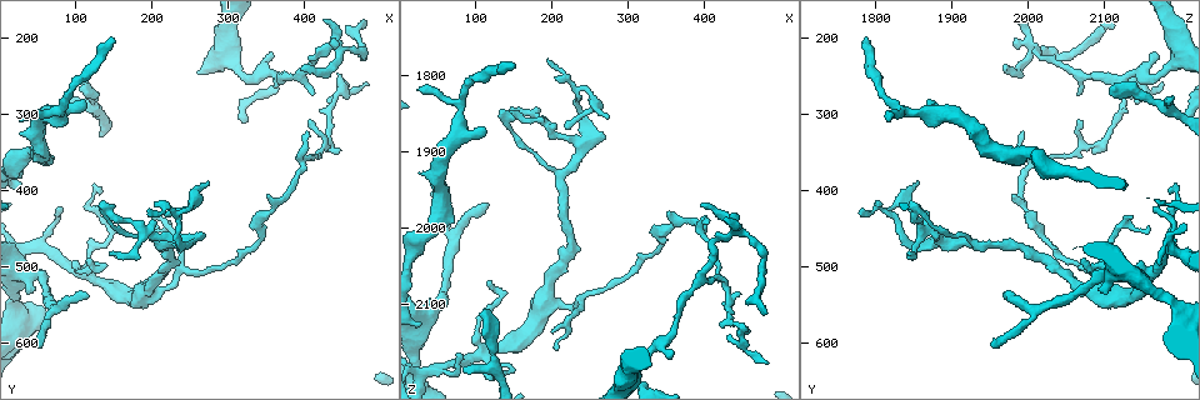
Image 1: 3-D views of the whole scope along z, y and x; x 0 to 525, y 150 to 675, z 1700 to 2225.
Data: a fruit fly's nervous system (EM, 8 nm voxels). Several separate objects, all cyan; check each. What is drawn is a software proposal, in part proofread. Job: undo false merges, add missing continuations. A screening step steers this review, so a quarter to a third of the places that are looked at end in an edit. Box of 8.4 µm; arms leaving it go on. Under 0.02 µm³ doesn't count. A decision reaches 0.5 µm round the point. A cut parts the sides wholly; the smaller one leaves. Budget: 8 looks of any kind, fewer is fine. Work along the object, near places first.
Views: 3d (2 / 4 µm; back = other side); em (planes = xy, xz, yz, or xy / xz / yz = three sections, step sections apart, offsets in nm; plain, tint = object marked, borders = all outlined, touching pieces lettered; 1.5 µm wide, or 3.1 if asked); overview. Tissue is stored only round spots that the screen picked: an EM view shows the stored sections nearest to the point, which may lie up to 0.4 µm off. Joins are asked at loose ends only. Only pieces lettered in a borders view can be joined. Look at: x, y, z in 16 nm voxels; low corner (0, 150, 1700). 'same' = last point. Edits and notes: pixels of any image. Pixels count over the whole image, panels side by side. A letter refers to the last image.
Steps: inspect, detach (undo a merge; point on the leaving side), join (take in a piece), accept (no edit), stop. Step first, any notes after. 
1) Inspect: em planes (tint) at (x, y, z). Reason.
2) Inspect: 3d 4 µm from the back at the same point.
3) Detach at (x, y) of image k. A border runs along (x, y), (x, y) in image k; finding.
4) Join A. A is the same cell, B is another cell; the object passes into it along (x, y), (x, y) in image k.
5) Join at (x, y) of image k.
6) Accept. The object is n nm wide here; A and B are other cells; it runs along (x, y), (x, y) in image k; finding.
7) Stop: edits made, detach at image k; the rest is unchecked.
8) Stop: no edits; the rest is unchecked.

Inspect: em planes (tint) at (45, 600, 1950).

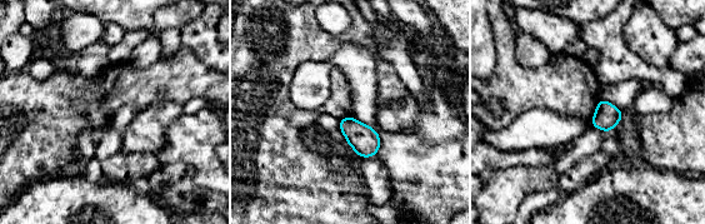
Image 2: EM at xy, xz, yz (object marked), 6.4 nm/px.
Inspect: em planes (borders) at the same point. See the neighbours.

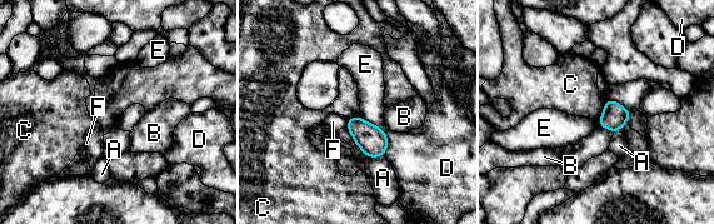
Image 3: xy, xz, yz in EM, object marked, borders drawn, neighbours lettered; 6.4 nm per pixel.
Accept. The object is 160 nm wide here; A, B, C, D, E and F are other cells; a border runs along (608, 99), (603, 113), (598, 118) in image 3; none of them fits.

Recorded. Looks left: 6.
Inspect: em yz step 8 (plain) at (135, 400, 2190). An open end.

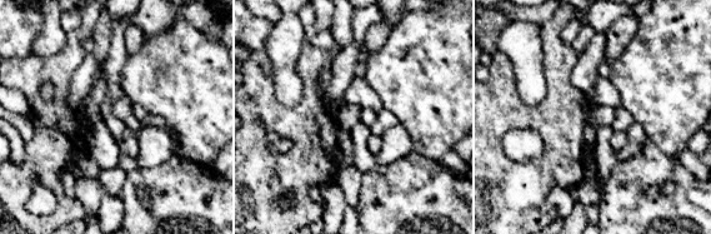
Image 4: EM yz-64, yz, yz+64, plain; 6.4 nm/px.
Inspect: em yz step 8 (borders) at the same point.

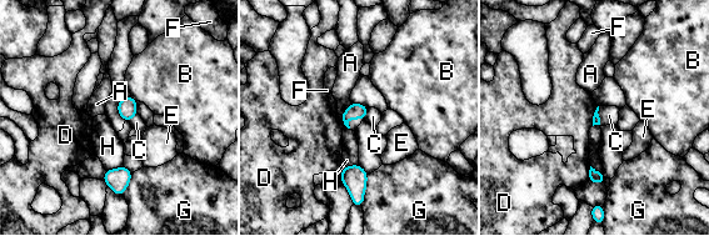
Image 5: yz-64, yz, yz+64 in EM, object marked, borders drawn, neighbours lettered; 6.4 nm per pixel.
Accept. A, B, C, D, E, F, G and H are other cells; none of them fits.

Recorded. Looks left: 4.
Inspect: em xy step 8 (borders) at (400, 325, 1990). An open end.

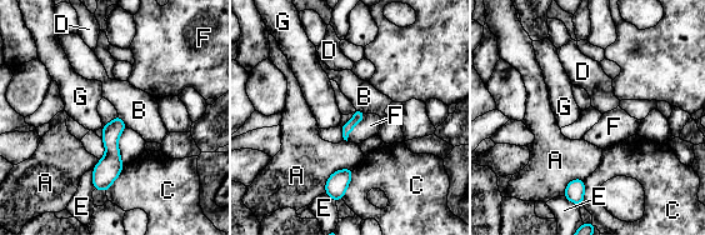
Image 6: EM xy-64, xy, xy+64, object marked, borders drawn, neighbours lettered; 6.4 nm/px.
Inspect: em planes (borders) at the same point.

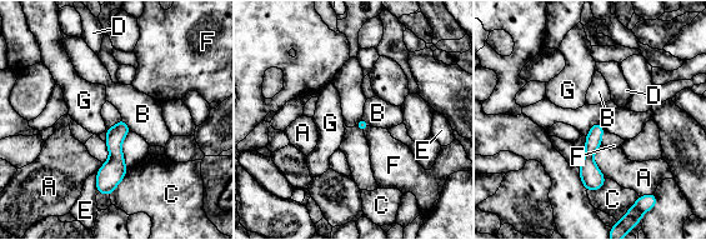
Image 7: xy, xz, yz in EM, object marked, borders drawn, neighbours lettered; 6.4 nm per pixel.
Accept. A, B, C, D, E, F and G are other cells; a border runs along (121, 116), (130, 130) in image 7; no lettered piece goes on from it.

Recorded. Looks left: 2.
Stop: no edits; the rest is unchecked.

